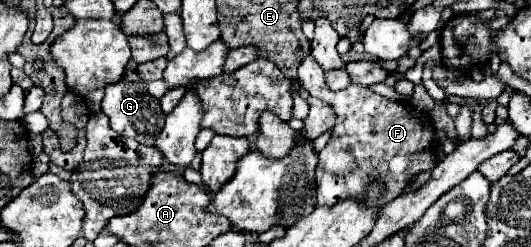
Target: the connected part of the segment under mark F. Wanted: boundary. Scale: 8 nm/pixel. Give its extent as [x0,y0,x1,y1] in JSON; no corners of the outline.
[298,57,436,209]

